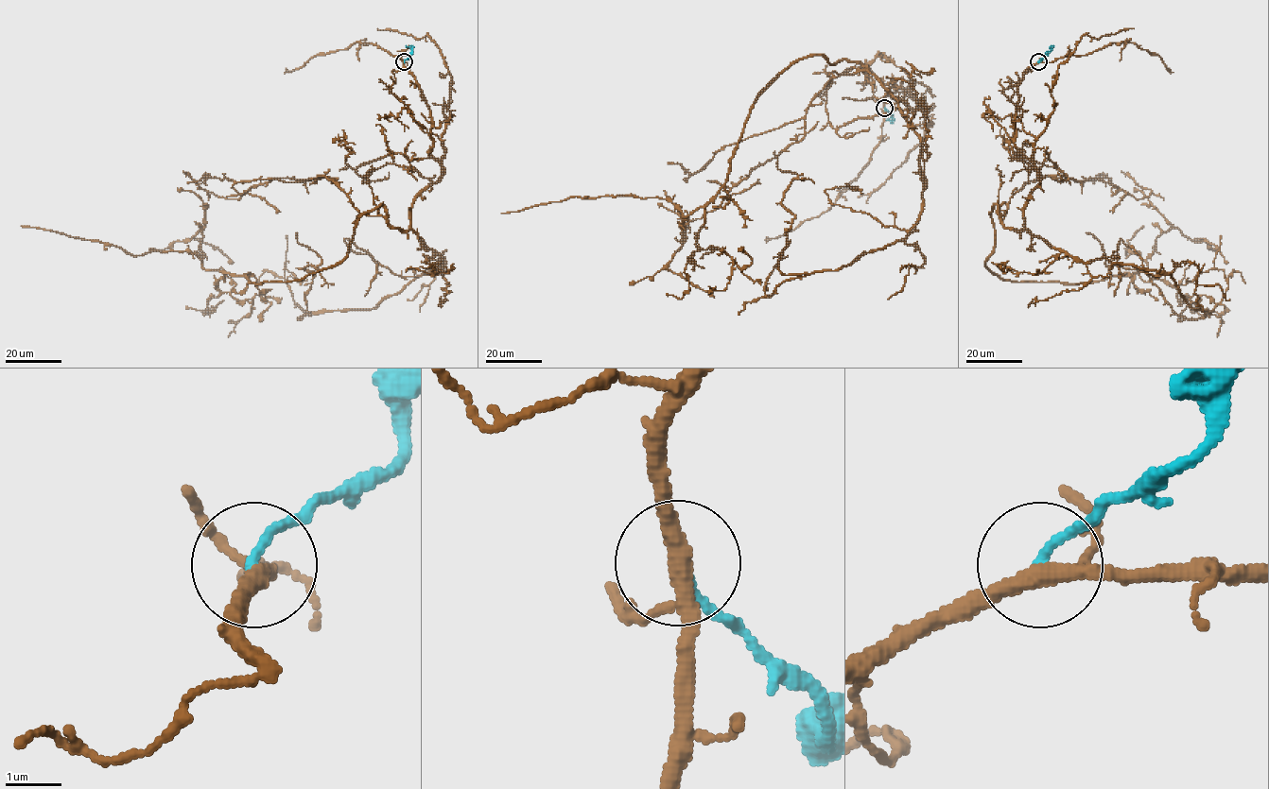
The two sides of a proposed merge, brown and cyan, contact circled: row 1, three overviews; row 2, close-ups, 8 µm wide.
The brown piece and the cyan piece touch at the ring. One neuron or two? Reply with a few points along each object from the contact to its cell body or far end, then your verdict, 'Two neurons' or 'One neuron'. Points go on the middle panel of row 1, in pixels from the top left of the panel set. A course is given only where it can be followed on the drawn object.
Course of brown: (884, 108), (913, 84), (922, 106), (813, 55), (761, 94), (725, 184), (685, 216), (621, 196), (501, 214). Course of cyan: (884, 108), (892, 116), (891, 120), (886, 120). Two neurons

